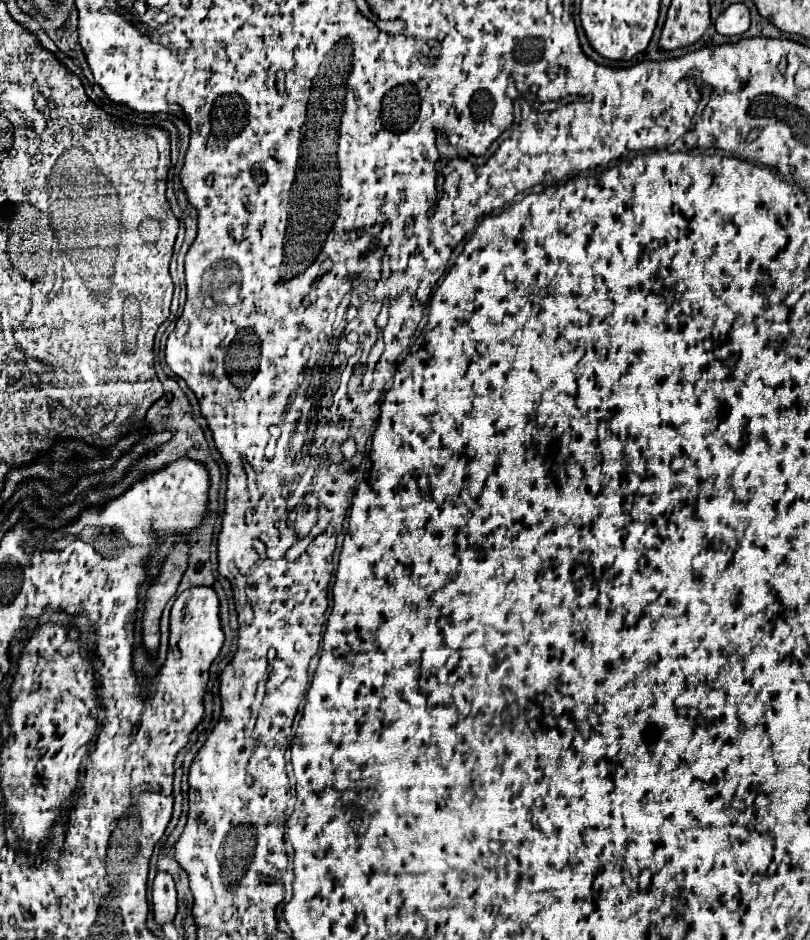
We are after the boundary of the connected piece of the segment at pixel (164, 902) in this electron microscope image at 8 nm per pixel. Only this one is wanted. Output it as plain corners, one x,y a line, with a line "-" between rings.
160,871
152,886
153,915
158,924
166,924
176,914
176,888
168,872

